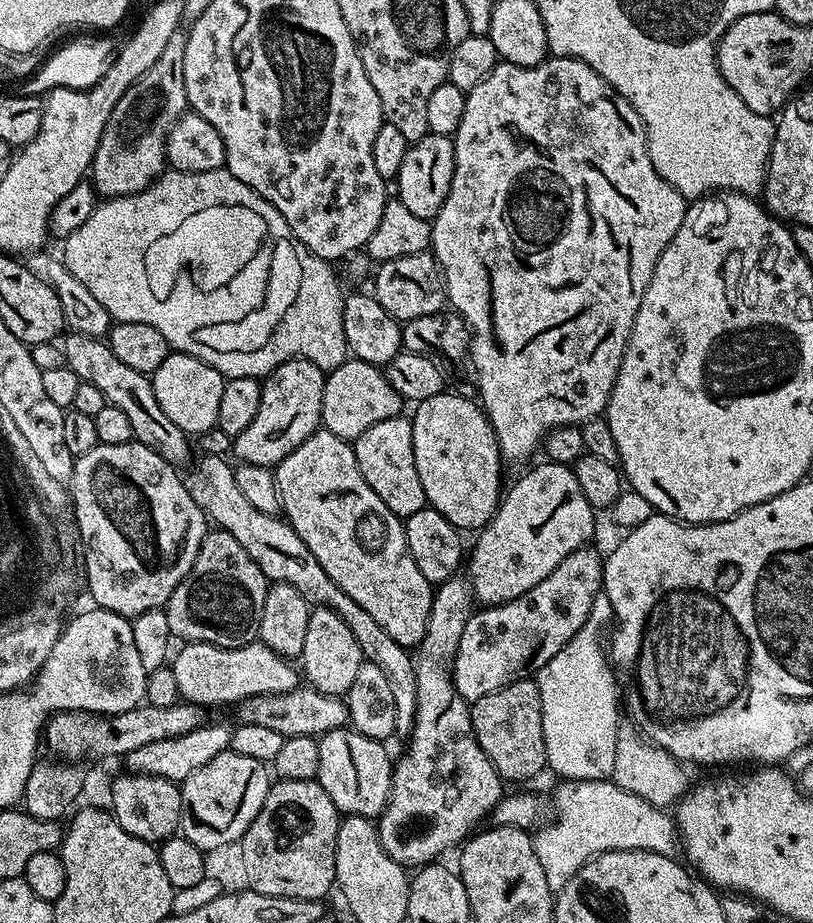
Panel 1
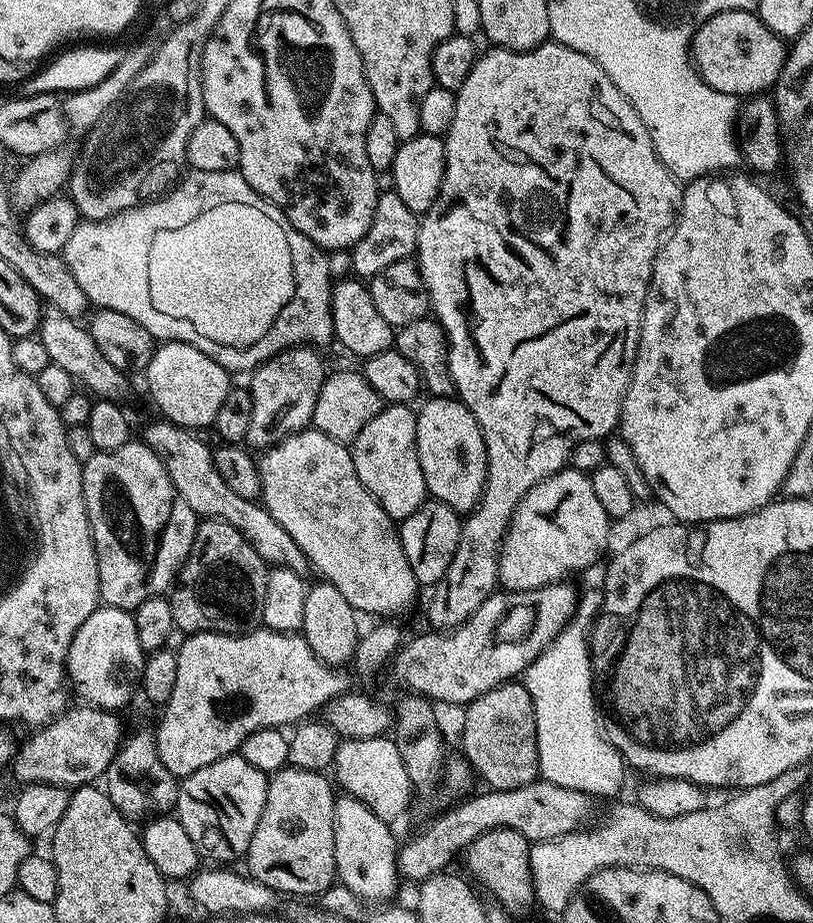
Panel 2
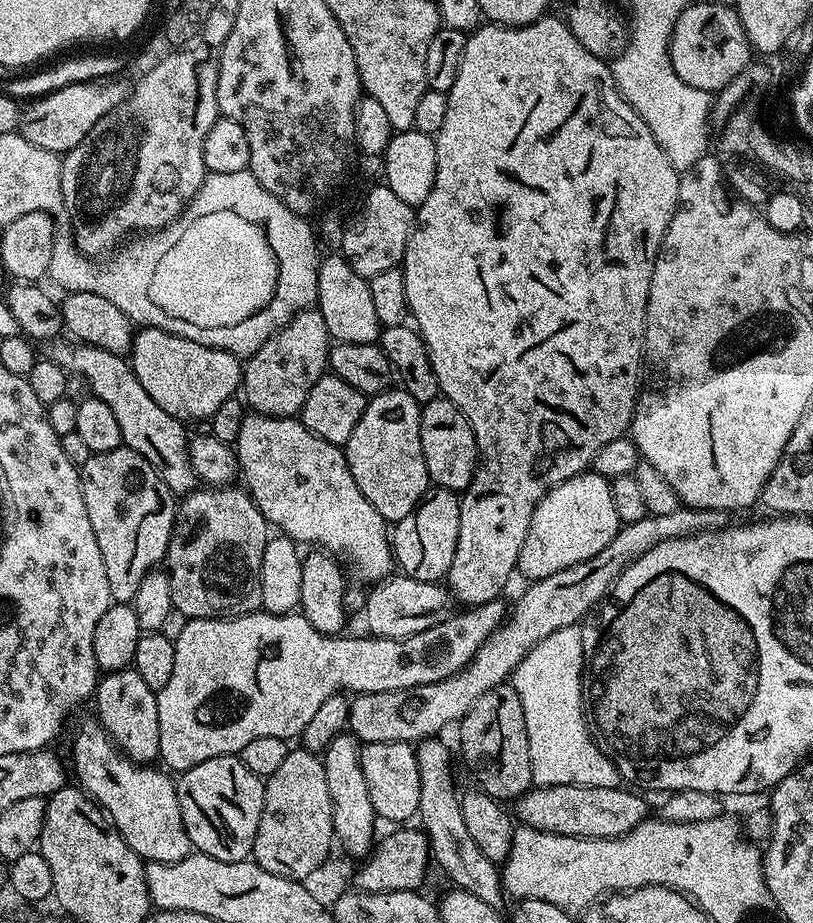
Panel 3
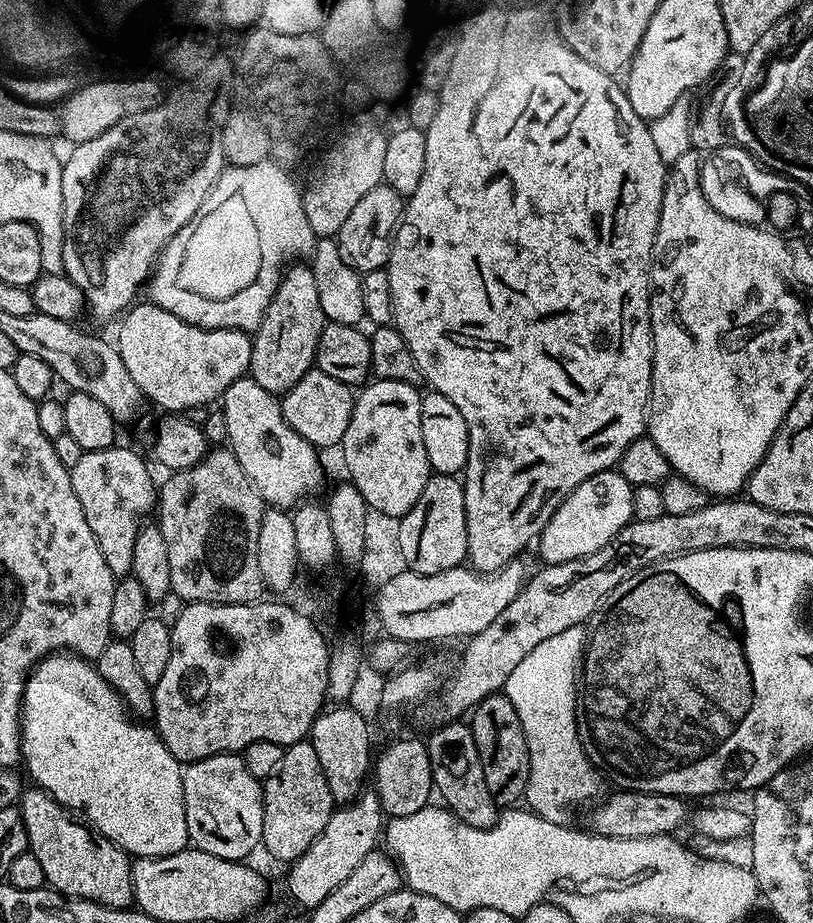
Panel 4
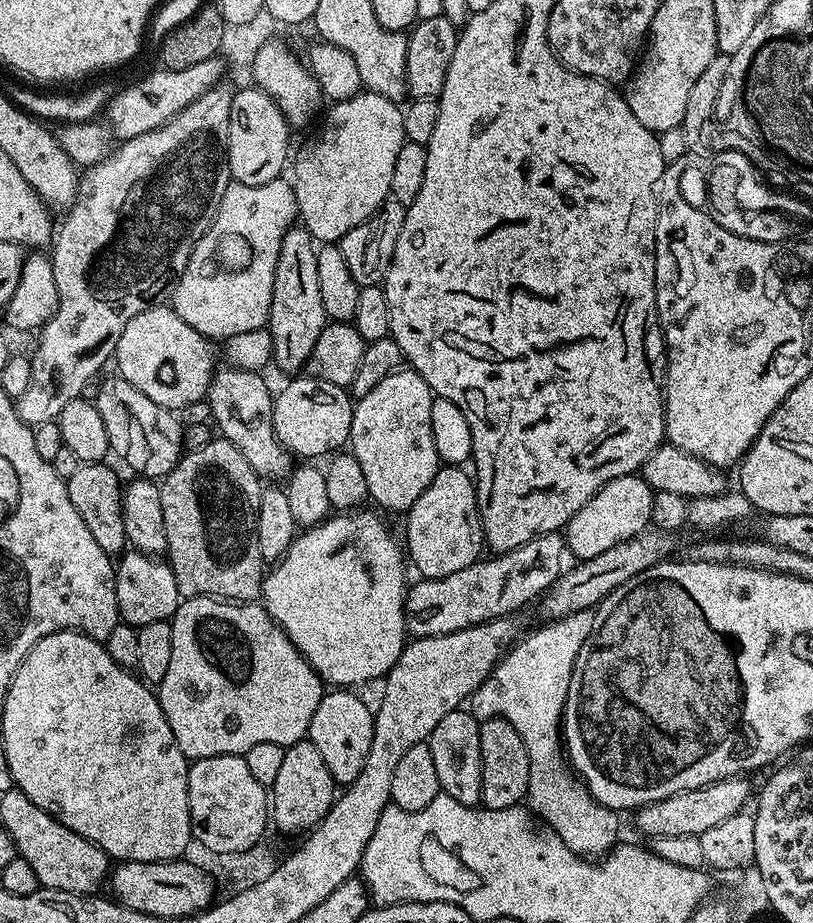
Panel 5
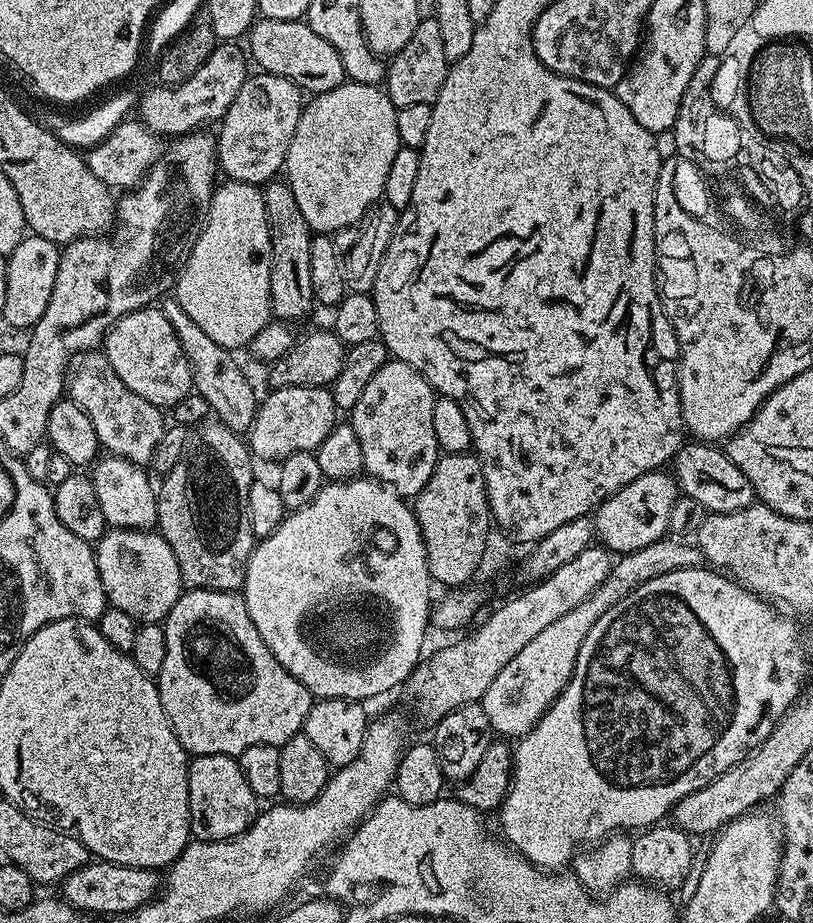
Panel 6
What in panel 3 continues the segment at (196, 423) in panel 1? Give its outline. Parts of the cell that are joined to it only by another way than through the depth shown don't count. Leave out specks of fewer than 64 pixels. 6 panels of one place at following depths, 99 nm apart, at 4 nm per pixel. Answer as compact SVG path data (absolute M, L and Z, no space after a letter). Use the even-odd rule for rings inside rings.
M141 327L133 335L130 363L146 394L167 414L185 422L211 421L214 410L218 410L226 398L237 395L242 384L241 357L221 348L202 346L160 328Z

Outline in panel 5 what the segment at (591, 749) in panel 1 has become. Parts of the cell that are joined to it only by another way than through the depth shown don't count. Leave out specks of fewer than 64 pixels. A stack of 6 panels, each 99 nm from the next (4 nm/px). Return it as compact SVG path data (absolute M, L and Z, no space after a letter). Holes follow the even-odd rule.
M591 608L578 610L569 616L543 623L542 628L530 633L525 640L517 639L501 656L499 664L492 669L492 673L476 687L470 697L470 711L477 720L504 716L510 722L510 726L518 730L518 735L522 737L522 746L526 746L526 754L530 758L530 778L526 800L527 803L532 803L531 811L537 817L540 815L545 820L543 823L551 831L556 832L558 838L562 838L562 842L570 846L570 850L585 858L600 858L612 851L618 840L616 835L620 832L621 816L617 809L602 806L588 793L588 787L572 771L562 751L562 721L564 707L568 701L570 678L578 650L582 650L586 638L590 638L595 617L596 613Z

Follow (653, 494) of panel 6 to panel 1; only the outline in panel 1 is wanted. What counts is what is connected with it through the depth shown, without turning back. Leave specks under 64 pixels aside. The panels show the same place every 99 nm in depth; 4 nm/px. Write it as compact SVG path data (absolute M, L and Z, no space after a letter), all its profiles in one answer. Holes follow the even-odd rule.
M543 462L532 468L512 489L503 493L495 516L479 529L476 545L466 560L466 576L472 585L473 597L481 605L505 604L538 586L574 550L585 547L596 528L597 513L586 502L586 494L578 486L575 471L567 464Z

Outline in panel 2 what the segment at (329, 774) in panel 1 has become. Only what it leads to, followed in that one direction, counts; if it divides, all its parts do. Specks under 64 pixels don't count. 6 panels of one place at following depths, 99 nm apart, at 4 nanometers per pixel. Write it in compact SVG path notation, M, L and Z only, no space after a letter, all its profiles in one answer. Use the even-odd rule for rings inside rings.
M387 735L374 738L362 738L361 740L341 739L338 750L334 754L332 768L336 776L334 780L340 784L347 795L358 798L358 802L366 802L382 822L389 826L395 825L395 820L404 816L404 811L412 804L414 797L414 785L410 774L406 774L406 766L402 762L402 754L398 754L398 746L395 739Z

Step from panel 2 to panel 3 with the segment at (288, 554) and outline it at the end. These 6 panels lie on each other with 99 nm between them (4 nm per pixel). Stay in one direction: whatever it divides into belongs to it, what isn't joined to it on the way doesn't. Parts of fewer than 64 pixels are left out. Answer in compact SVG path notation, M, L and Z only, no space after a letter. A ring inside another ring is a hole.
M60 343L51 345L53 348L50 359L58 362L58 366L62 366L64 371L73 377L81 376L88 383L87 391L102 402L106 402L106 406L110 407L117 417L123 445L146 458L173 495L183 498L193 491L197 487L198 479L192 472L188 457L190 436L189 433L184 433L185 421L167 414L166 410L154 402L154 398L150 398L150 394L146 394L146 389L142 387L142 382L138 382L131 363L125 357L110 354L110 350L102 350L89 344Z

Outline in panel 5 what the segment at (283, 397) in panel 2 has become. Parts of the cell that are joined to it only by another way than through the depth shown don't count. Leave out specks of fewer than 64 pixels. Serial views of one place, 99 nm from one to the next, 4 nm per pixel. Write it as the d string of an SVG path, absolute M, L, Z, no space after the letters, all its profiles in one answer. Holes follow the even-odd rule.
M302 226L289 227L288 233L282 238L282 246L274 270L274 290L266 325L272 339L272 364L275 367L280 367L284 372L292 372L288 374L299 373L307 365L310 350L314 350L314 342L318 342L318 334L322 334L326 323L326 317L322 310L322 294L318 290L316 254L317 249L314 247L310 233Z

